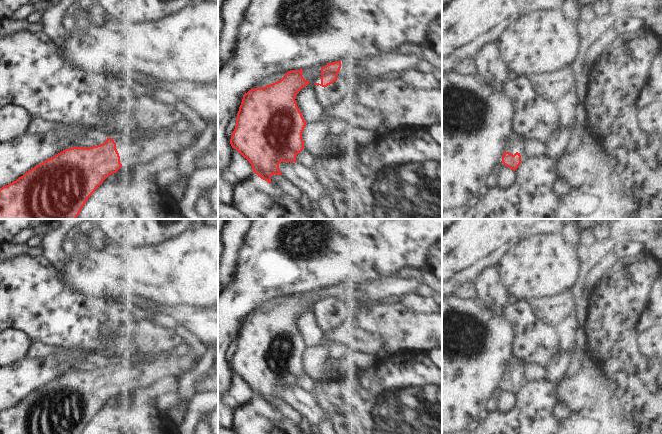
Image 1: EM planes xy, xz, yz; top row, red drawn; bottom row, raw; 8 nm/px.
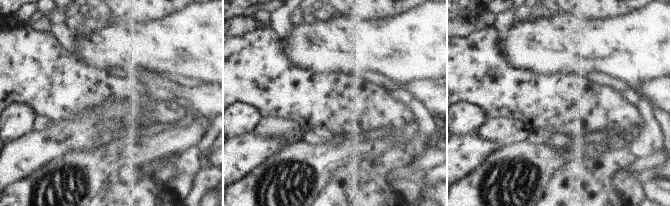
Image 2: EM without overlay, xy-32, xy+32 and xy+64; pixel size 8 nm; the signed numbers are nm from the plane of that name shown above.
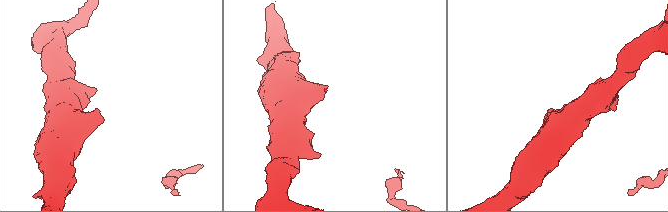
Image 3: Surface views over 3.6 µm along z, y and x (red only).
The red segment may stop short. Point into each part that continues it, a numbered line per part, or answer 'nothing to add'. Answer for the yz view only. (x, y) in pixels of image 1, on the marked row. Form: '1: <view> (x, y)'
1: yz (515, 144).

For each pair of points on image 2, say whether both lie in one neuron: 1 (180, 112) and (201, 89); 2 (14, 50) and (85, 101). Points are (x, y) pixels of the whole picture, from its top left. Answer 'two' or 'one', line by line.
1: two
2: one

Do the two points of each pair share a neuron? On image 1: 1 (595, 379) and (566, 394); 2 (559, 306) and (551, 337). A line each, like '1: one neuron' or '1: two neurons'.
1: one neuron
2: two neurons

